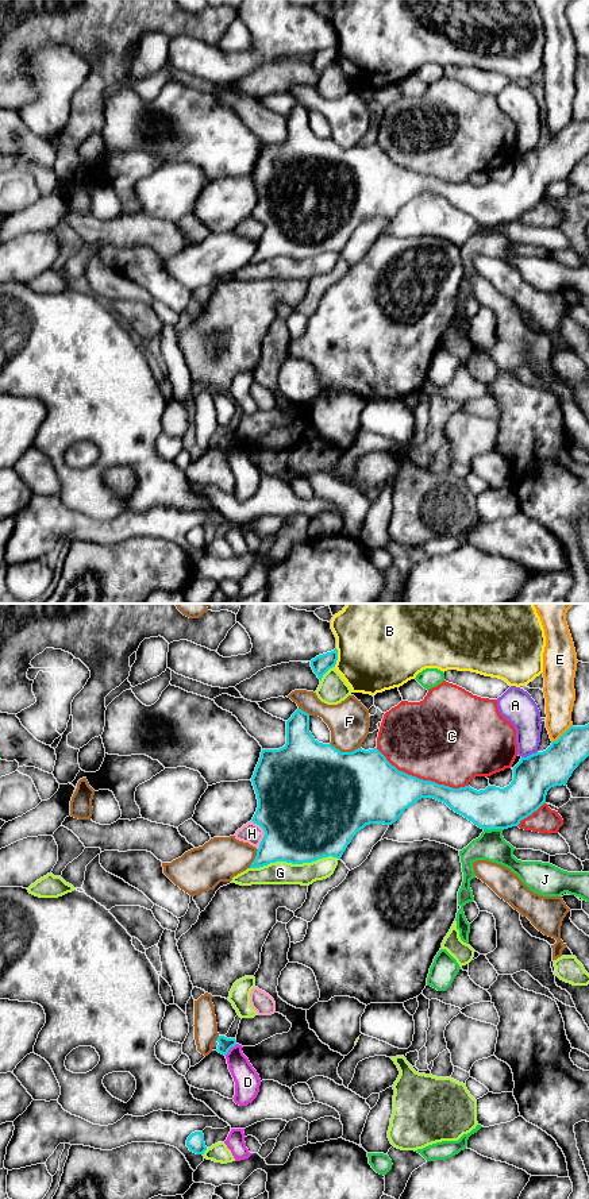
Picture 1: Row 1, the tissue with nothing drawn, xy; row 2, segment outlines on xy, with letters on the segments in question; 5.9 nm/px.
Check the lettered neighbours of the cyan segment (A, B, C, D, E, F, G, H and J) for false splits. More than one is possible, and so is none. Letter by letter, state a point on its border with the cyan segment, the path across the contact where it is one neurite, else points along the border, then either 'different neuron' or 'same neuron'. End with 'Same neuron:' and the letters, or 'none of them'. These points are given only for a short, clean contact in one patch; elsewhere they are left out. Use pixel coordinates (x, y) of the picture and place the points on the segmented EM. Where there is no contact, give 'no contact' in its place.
A: contact xy (530, 755); different neuron
B: contact xy (337, 658); different neuron
C: contact xy (422, 779); different neuron
D: contact xy (230, 1048); border xy (237, 1044), (224, 1055); different neuron
E: contact xy (564, 733); different neuron
F: contact xy (345, 752); different neuron
G: contact xy (293, 863); different neuron
H: contact xy (265, 833); different neuron
J: contact xy (493, 828); different neuron
Same neuron: none of them

